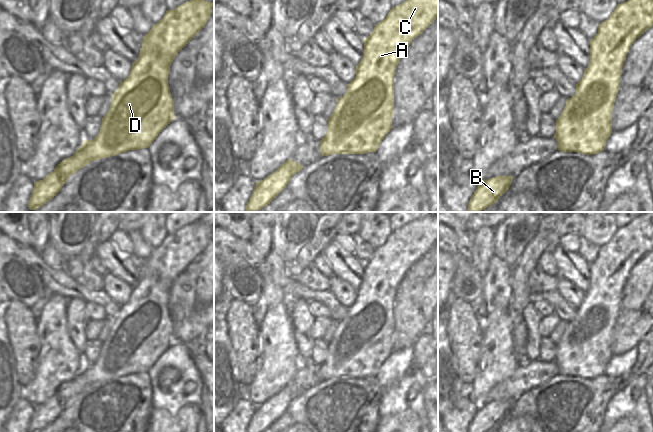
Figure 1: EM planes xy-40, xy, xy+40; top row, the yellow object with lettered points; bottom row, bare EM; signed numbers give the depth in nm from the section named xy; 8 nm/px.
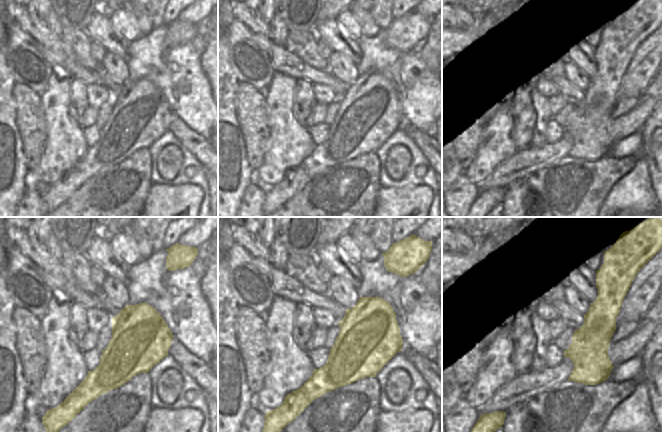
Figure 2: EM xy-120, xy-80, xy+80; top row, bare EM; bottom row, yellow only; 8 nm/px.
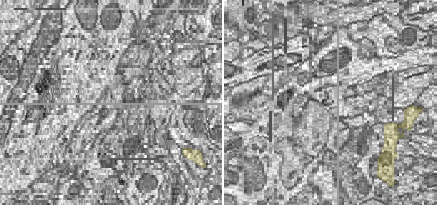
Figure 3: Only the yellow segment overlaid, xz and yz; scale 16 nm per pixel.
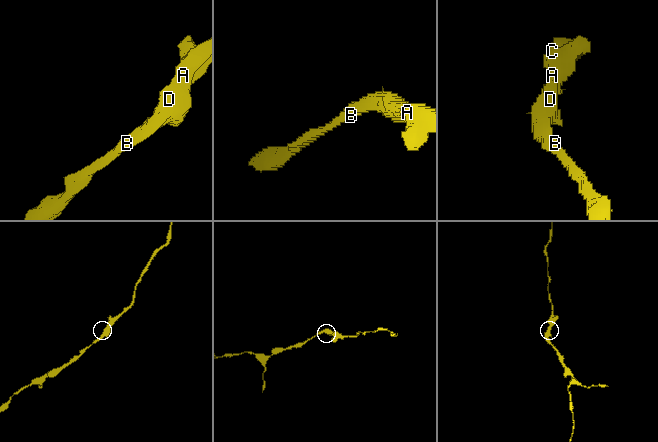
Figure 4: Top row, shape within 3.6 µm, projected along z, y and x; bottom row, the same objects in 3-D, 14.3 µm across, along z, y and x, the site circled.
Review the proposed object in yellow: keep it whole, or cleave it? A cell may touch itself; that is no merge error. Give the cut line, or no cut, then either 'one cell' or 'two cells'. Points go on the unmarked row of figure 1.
cut none; one cell

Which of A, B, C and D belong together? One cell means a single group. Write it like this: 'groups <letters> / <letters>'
groups A B C D

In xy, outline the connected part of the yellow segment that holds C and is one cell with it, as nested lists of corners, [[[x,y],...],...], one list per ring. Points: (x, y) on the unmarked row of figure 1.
[[[429,214],[413,220],[393,231],[388,239],[374,251],[374,255],[364,262],[364,279],[356,290],[356,301],[348,308],[346,317],[338,322],[338,327],[328,342],[328,355],[320,365],[322,380],[331,378],[365,378],[376,376],[384,361],[392,351],[394,339],[394,299],[404,275],[410,267],[422,258],[438,240],[438,216]]]

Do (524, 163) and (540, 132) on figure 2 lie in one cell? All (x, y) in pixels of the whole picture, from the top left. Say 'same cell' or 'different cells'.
different cells

